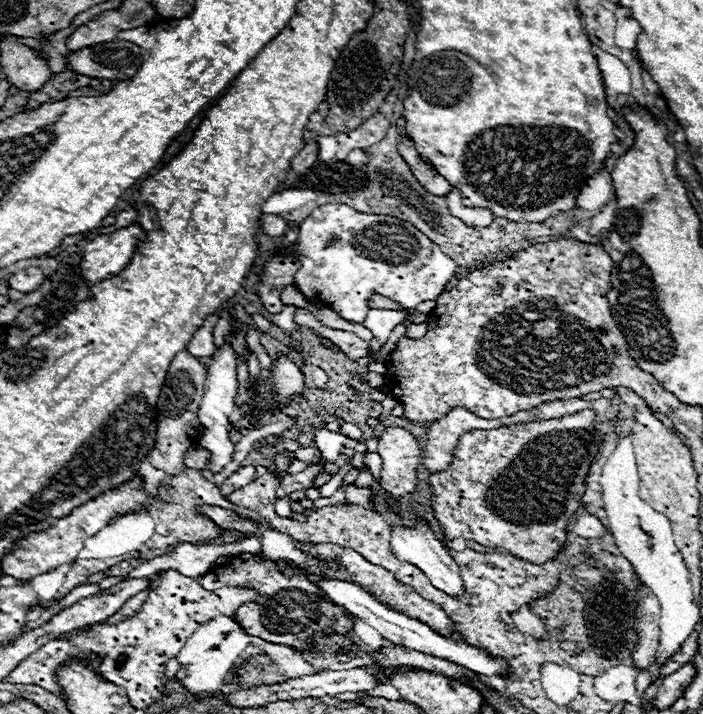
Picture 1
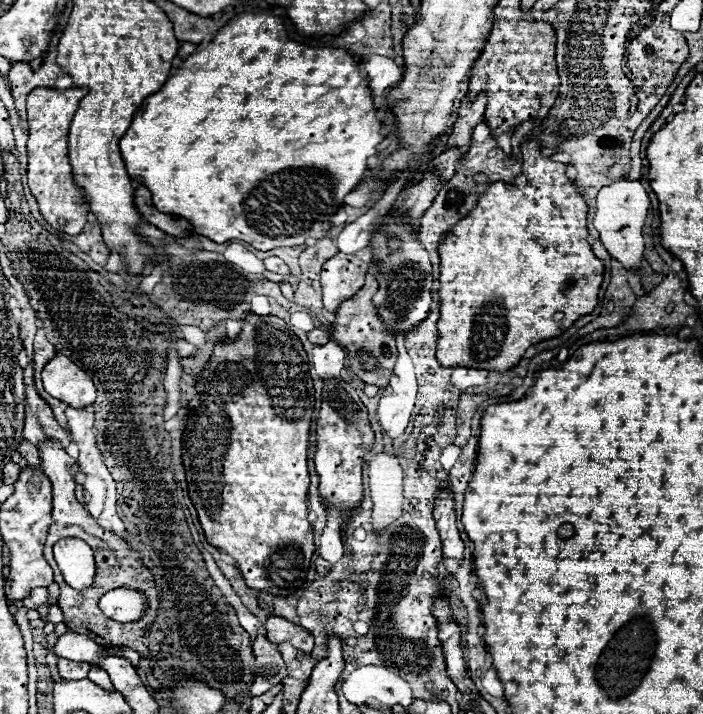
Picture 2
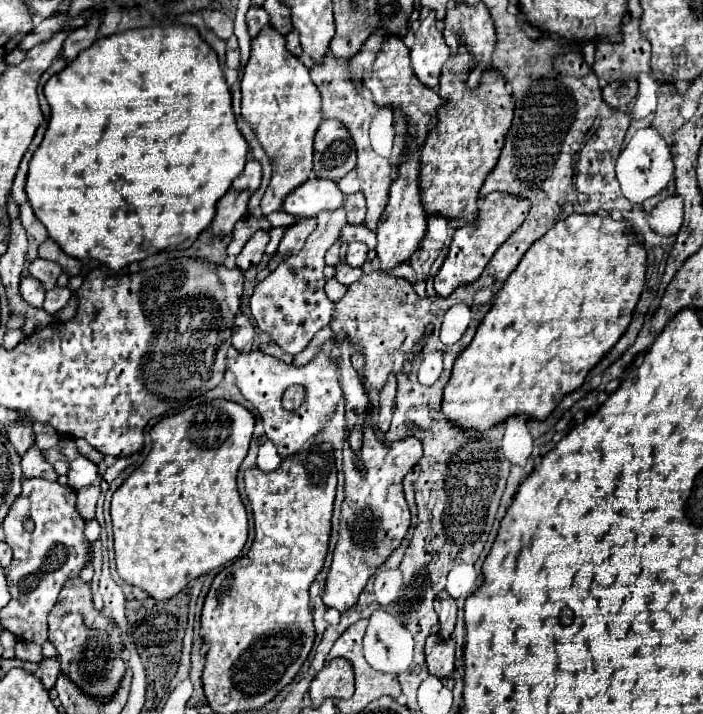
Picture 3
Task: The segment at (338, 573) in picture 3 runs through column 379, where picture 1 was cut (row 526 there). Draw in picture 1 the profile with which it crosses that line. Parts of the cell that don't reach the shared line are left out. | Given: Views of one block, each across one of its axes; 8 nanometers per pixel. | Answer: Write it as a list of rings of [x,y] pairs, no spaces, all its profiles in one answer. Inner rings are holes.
[[[582,410],[572,416],[512,424],[492,430],[464,432],[454,448],[454,458],[446,470],[426,478],[432,494],[432,512],[444,536],[476,540],[482,546],[508,550],[532,564],[554,560],[566,546],[566,526],[574,518],[578,504],[586,492],[586,476],[592,460],[600,452],[602,436],[596,430],[596,412]]]

